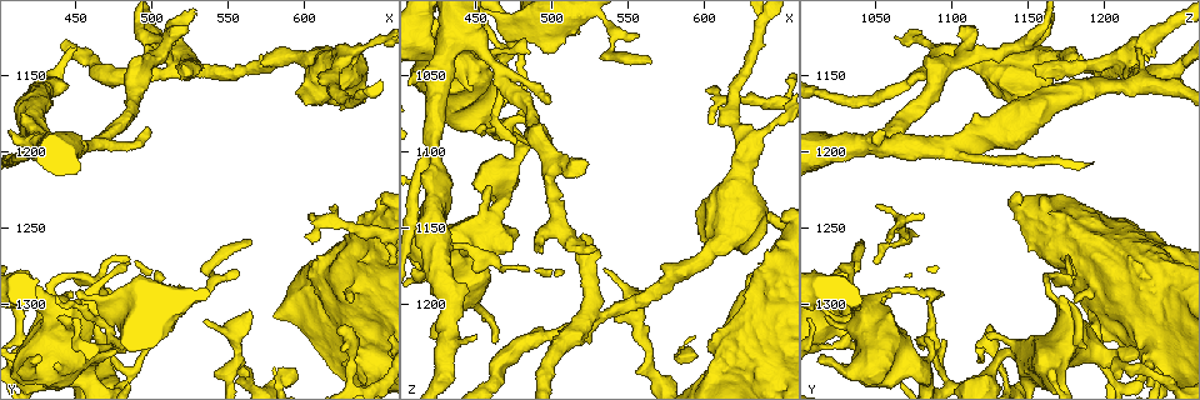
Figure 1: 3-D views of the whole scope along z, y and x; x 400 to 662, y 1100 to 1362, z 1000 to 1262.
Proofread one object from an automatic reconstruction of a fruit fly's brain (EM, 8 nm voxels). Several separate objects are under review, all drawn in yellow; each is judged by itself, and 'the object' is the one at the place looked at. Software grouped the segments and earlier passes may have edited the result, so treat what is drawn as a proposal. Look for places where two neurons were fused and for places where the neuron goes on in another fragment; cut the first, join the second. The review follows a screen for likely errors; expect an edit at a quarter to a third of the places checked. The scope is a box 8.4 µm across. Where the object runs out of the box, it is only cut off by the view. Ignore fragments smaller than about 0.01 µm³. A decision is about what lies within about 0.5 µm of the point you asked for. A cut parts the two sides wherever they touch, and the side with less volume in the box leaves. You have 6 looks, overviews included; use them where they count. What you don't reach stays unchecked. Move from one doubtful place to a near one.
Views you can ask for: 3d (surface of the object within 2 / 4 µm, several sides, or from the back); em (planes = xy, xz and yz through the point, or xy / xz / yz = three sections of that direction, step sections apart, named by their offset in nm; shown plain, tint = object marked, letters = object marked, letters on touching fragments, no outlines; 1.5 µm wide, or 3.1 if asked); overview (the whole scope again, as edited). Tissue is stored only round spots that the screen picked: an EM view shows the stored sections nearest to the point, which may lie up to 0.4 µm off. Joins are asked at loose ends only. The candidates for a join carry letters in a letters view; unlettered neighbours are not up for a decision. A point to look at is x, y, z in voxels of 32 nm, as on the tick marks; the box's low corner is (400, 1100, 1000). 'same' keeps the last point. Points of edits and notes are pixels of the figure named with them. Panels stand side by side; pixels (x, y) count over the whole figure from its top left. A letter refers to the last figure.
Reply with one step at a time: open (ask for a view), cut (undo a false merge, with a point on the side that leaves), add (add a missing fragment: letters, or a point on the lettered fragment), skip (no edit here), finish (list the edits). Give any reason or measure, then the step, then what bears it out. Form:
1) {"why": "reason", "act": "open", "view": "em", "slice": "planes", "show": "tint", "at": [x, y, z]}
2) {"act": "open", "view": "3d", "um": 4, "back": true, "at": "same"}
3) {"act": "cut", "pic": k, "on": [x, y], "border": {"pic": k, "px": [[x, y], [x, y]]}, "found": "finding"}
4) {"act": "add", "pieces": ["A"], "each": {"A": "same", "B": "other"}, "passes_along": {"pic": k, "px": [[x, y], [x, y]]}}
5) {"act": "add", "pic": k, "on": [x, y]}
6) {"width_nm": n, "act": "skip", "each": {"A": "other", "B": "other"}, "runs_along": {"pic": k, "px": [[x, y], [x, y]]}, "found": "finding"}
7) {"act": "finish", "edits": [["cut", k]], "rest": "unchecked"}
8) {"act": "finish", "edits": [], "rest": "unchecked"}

{"why": "an open end", "act": "open", "view": "3d", "um": 4, "back": true, "at": [600, 1256, 1062]}

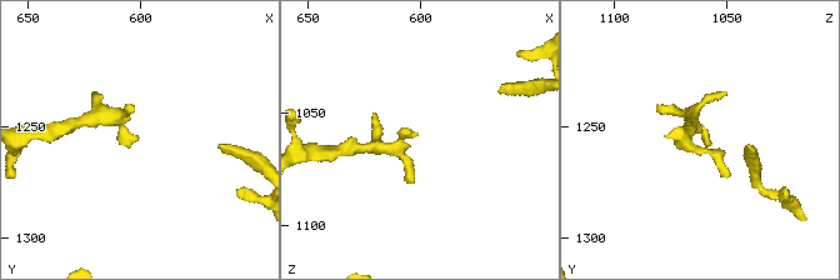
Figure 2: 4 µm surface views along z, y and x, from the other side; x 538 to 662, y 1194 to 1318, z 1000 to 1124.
{"why": "now the EM", "act": "open", "view": "em", "slice": "xz", "step": 8, "show": "letters", "at": [603, 1256, 1060]}

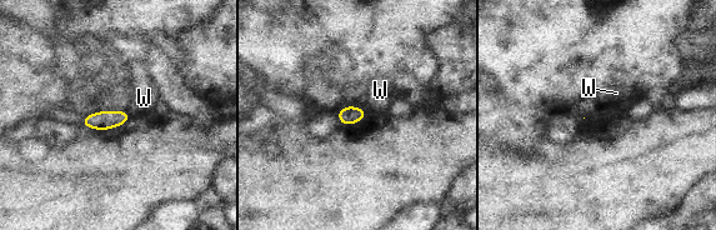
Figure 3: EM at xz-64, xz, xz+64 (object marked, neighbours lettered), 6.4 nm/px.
{"longest_contact_nm": ["W", 50], "act": "skip", "each": {"W": "other"}, "border": {"pic": 3, "px": [[126, 111], [131, 116]]}, "found": "none of them fits"}

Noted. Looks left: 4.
{"why": "calibre changes", "act": "open", "view": "em", "slice": "xz", "step": 8, "show": "tint", "at": [466, 1312, 1032]}

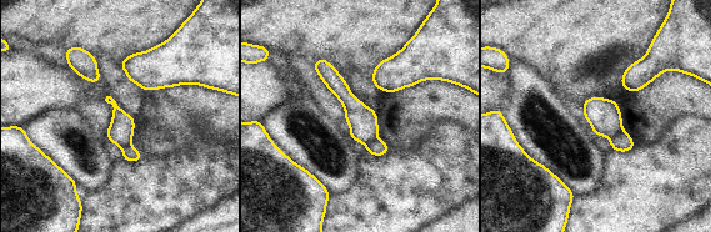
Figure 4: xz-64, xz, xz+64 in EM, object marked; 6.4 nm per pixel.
{"act": "open", "view": "em", "slice": "planes", "show": "letters", "at": "same"}

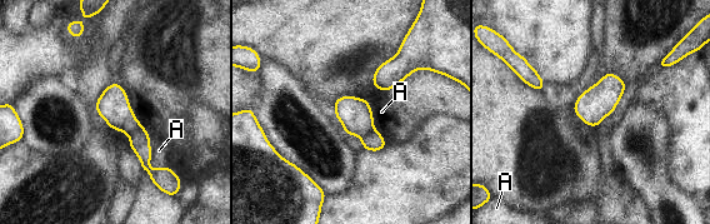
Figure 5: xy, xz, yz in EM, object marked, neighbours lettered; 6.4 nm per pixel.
{"act": "cut", "pic": 5, "on": [113, 104], "each": {"A": "other"}, "border": {"pic": 5, "px": [[140, 125], [129, 135]]}, "found": "two neurons meet here"}

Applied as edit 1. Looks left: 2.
{"act": "finish", "edits": [["cut", 5]], "rest": "unchecked"}

